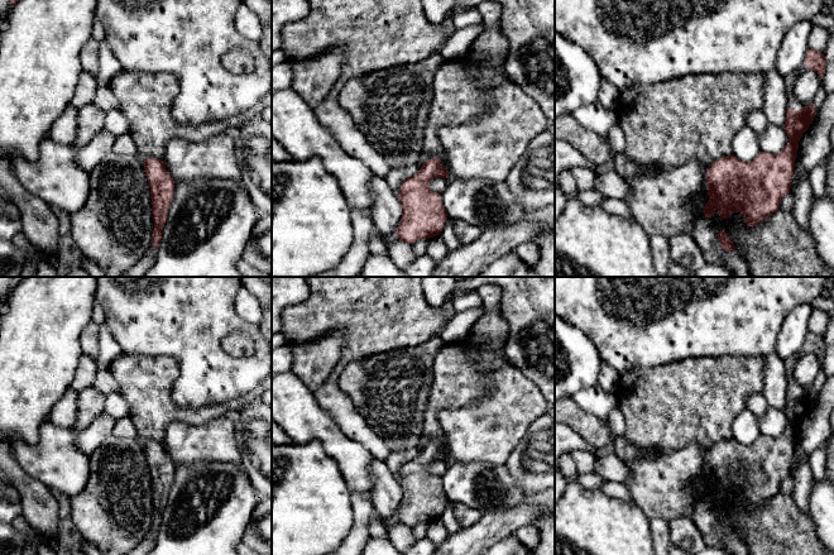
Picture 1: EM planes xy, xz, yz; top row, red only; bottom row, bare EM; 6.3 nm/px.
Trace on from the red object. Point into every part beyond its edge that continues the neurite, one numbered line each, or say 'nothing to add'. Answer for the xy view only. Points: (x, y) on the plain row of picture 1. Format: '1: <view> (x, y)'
1: xy (147, 544)

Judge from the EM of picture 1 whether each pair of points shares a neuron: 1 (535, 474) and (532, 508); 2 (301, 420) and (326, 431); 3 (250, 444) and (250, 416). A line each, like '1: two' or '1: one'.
1: two
2: one
3: one

